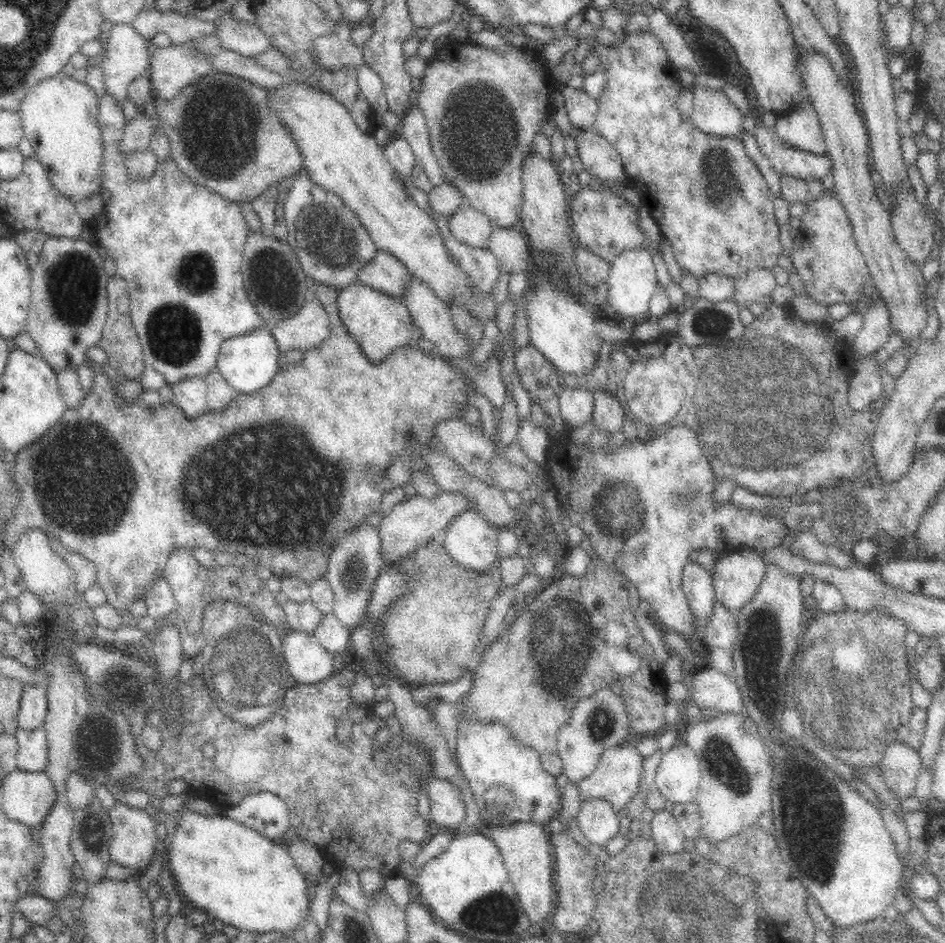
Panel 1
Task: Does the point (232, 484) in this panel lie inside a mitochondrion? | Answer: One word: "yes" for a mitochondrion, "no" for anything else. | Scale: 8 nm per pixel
yes

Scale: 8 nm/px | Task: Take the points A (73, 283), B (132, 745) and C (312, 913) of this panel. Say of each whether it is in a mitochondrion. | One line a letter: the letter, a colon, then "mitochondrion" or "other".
A: mitochondrion
B: other
C: other

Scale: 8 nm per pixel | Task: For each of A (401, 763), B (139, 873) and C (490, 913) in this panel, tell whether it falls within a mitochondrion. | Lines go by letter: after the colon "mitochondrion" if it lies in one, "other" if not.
A: mitochondrion
B: other
C: mitochondrion

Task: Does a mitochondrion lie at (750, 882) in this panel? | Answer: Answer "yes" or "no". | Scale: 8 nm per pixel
no

